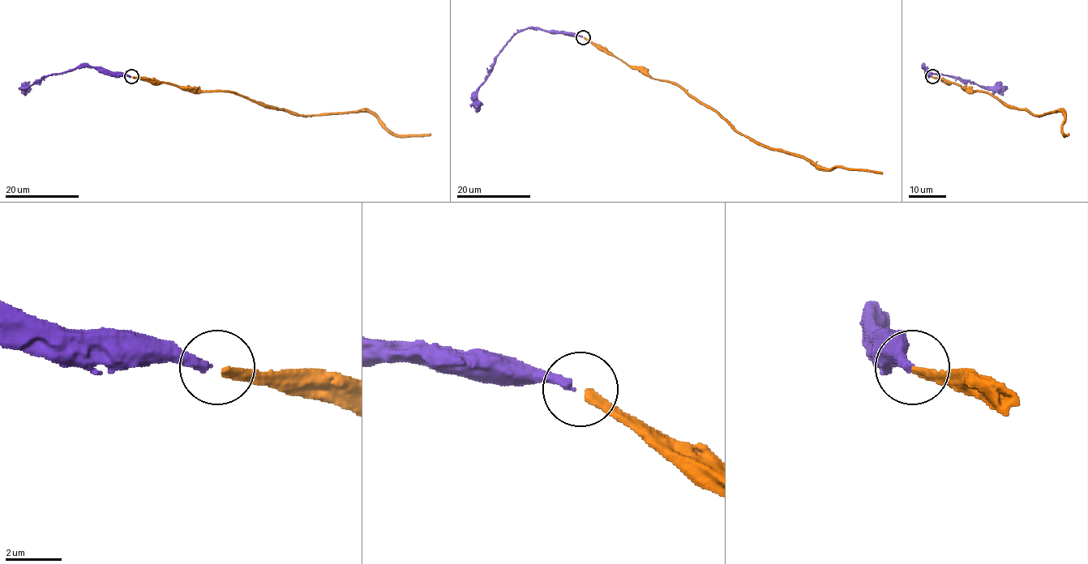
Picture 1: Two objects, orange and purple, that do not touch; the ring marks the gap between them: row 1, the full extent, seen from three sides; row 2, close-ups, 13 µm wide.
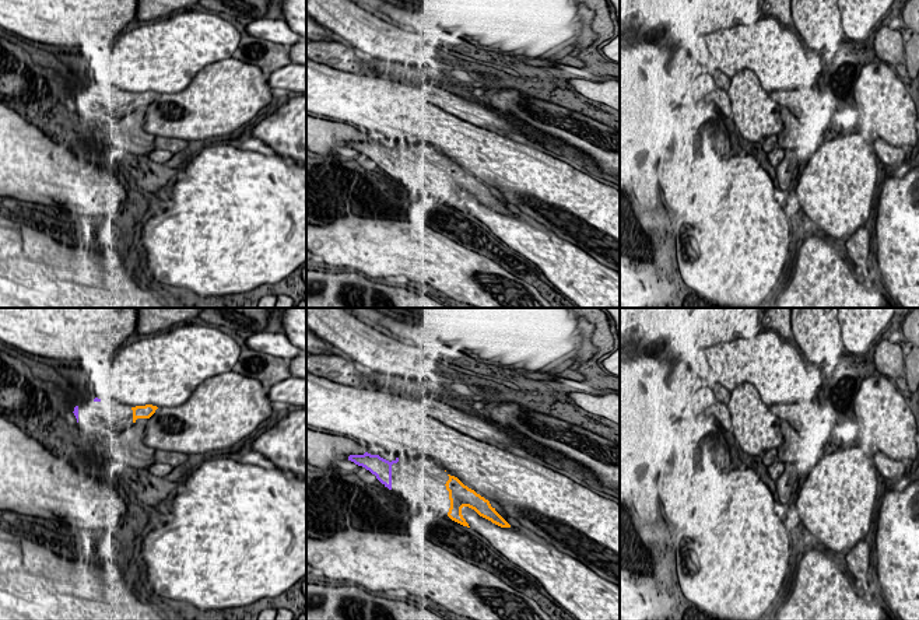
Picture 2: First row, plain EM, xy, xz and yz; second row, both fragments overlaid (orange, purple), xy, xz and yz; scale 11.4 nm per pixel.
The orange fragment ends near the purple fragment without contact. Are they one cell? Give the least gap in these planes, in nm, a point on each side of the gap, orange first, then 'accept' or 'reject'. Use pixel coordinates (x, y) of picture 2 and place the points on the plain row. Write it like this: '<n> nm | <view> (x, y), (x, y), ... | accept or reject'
380 nm | xy (132, 94), (100, 87) | accept

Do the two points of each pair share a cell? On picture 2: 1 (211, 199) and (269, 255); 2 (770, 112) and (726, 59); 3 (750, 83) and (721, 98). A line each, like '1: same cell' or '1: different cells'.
1: same cell
2: different cells
3: different cells

